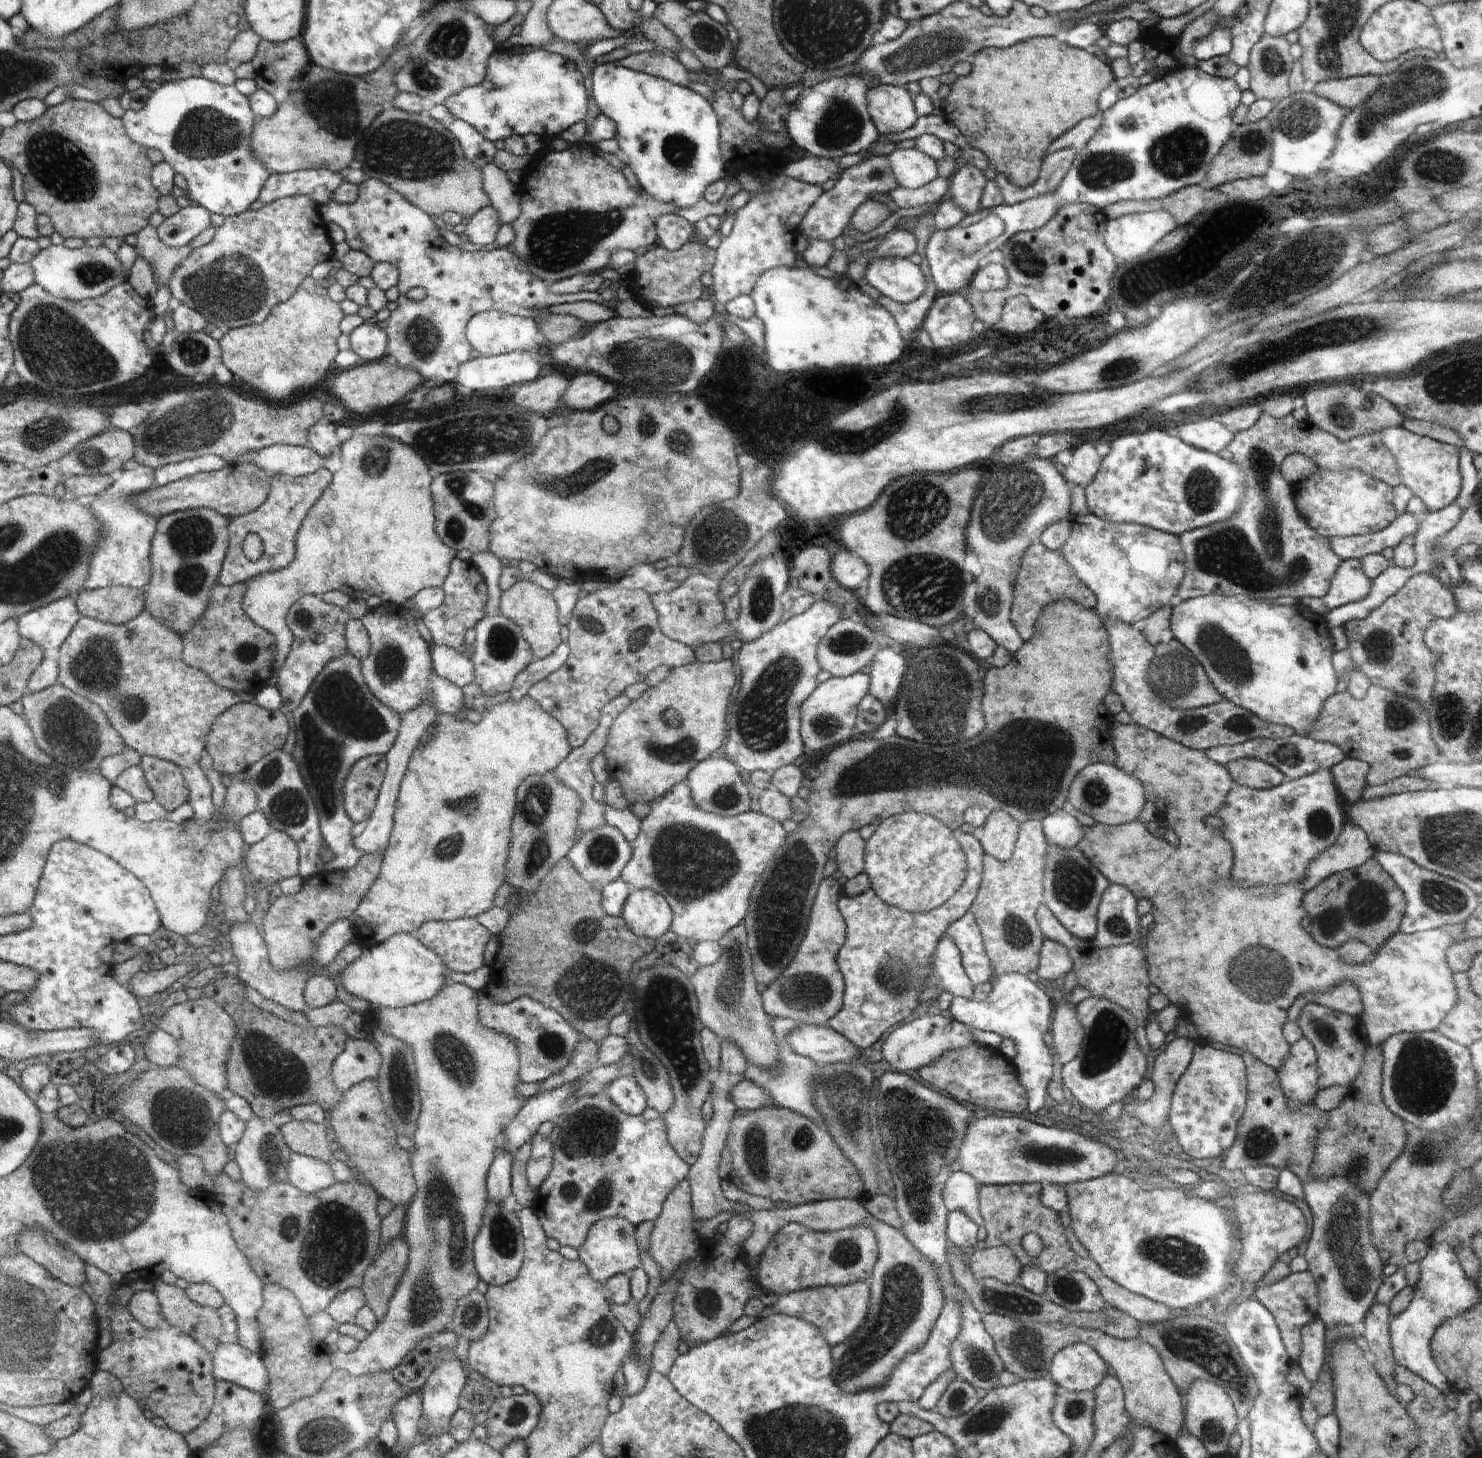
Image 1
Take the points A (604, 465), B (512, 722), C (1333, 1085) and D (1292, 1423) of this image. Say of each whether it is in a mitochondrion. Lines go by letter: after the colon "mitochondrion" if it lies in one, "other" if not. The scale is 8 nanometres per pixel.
A: mitochondrion
B: other
C: other
D: other

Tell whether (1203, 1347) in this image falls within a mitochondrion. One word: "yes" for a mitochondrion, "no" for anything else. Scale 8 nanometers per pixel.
yes

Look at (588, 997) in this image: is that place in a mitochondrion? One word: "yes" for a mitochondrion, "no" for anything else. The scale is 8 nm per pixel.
yes

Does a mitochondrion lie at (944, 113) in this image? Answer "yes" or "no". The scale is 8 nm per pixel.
no

